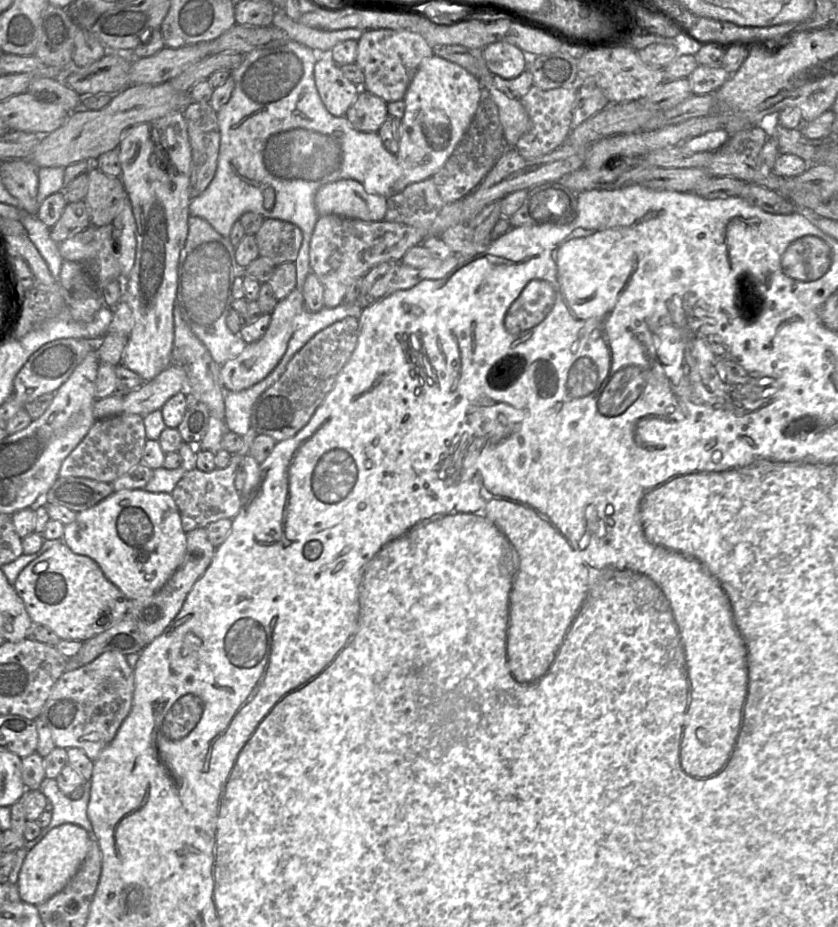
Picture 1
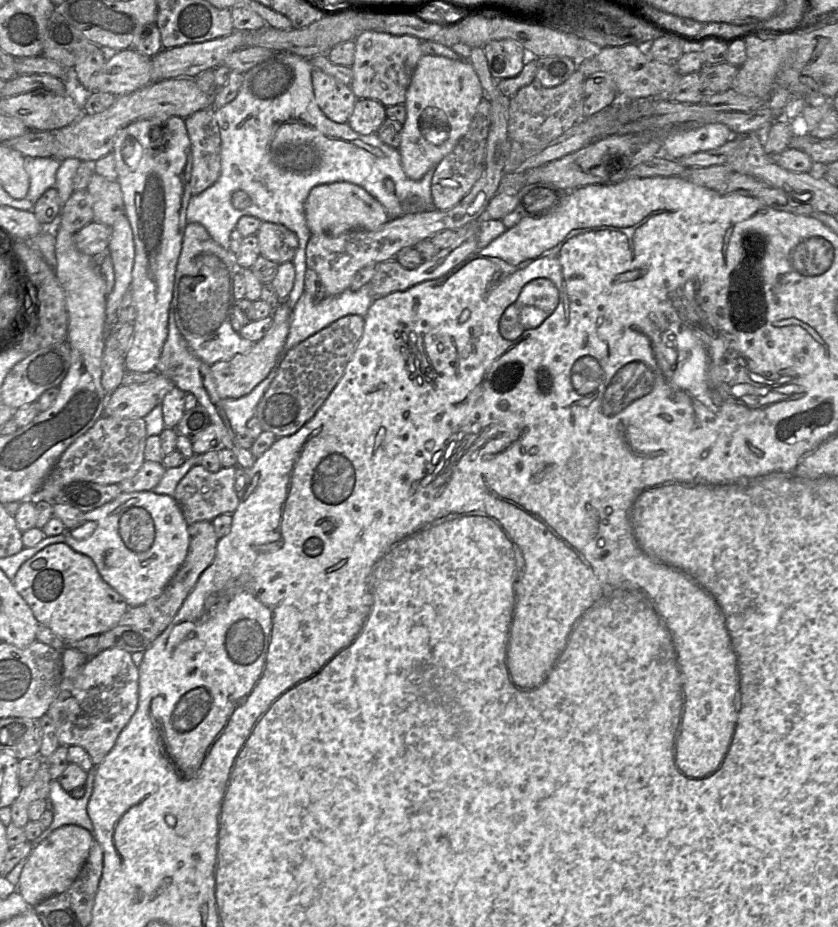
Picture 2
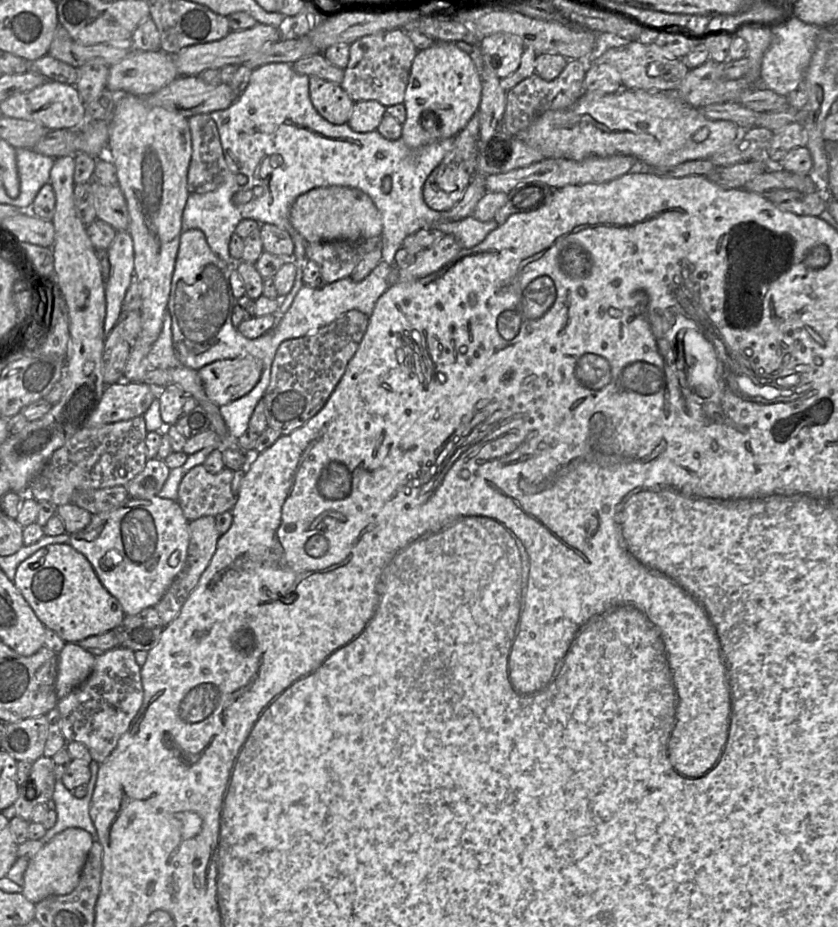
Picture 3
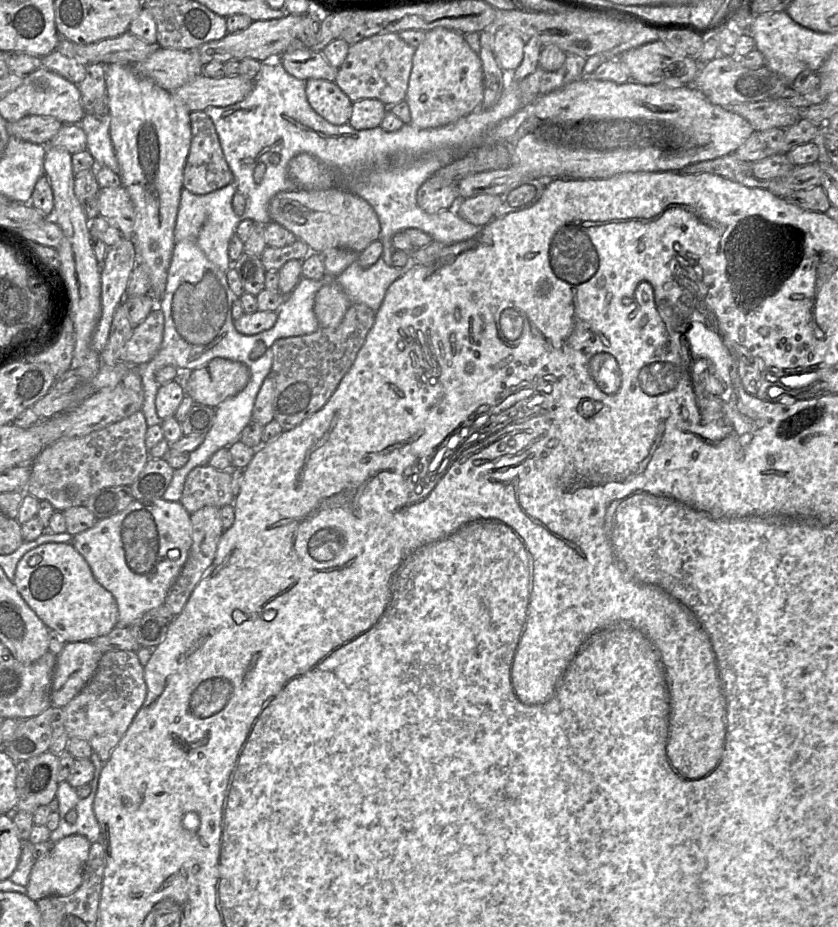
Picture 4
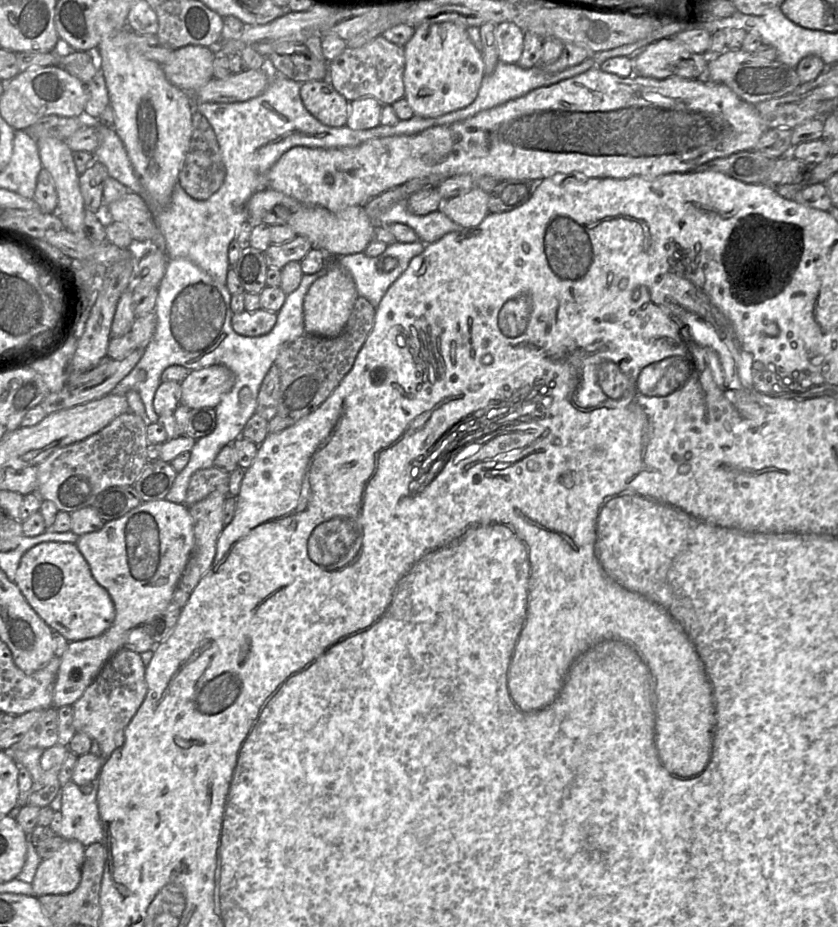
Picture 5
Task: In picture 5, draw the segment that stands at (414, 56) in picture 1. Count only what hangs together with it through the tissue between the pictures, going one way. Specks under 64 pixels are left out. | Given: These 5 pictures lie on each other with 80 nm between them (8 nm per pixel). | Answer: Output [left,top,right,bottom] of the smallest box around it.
[323,35,405,105]

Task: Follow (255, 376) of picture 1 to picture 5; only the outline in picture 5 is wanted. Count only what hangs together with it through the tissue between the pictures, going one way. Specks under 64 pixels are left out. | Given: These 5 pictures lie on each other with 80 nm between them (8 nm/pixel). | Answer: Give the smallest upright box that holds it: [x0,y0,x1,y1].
[180,365,234,409]

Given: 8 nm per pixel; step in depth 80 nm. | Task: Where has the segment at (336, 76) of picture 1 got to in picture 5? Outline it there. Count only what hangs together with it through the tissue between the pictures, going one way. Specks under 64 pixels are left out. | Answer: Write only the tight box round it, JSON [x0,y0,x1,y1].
[300,81,350,128]

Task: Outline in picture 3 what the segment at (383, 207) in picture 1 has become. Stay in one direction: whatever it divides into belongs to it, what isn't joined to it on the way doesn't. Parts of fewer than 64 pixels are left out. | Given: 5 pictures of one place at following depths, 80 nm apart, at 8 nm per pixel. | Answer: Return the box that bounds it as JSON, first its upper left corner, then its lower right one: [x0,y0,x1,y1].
[290,186,382,243]

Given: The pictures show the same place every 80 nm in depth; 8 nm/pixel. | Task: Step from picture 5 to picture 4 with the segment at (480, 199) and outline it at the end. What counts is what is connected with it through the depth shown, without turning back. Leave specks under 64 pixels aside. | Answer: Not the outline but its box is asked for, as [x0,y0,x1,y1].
[454,194,499,227]

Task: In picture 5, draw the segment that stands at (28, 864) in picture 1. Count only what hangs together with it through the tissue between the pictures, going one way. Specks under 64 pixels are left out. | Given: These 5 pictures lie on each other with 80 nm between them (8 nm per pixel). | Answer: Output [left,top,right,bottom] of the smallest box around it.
[31,840,84,896]

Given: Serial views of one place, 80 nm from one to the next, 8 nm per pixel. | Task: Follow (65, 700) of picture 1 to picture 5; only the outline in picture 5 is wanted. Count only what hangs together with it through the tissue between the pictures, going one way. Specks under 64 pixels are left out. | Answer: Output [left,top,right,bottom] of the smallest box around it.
[73,649,147,759]

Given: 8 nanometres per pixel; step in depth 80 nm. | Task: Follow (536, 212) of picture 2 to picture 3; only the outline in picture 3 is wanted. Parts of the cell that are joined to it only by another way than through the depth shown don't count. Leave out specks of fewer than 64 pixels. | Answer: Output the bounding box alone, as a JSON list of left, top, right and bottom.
[493,182,554,225]

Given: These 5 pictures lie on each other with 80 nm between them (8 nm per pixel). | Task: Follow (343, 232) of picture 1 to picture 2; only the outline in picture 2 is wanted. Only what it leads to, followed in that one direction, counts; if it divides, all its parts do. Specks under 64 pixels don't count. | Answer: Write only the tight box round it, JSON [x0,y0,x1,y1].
[306,101,508,296]

